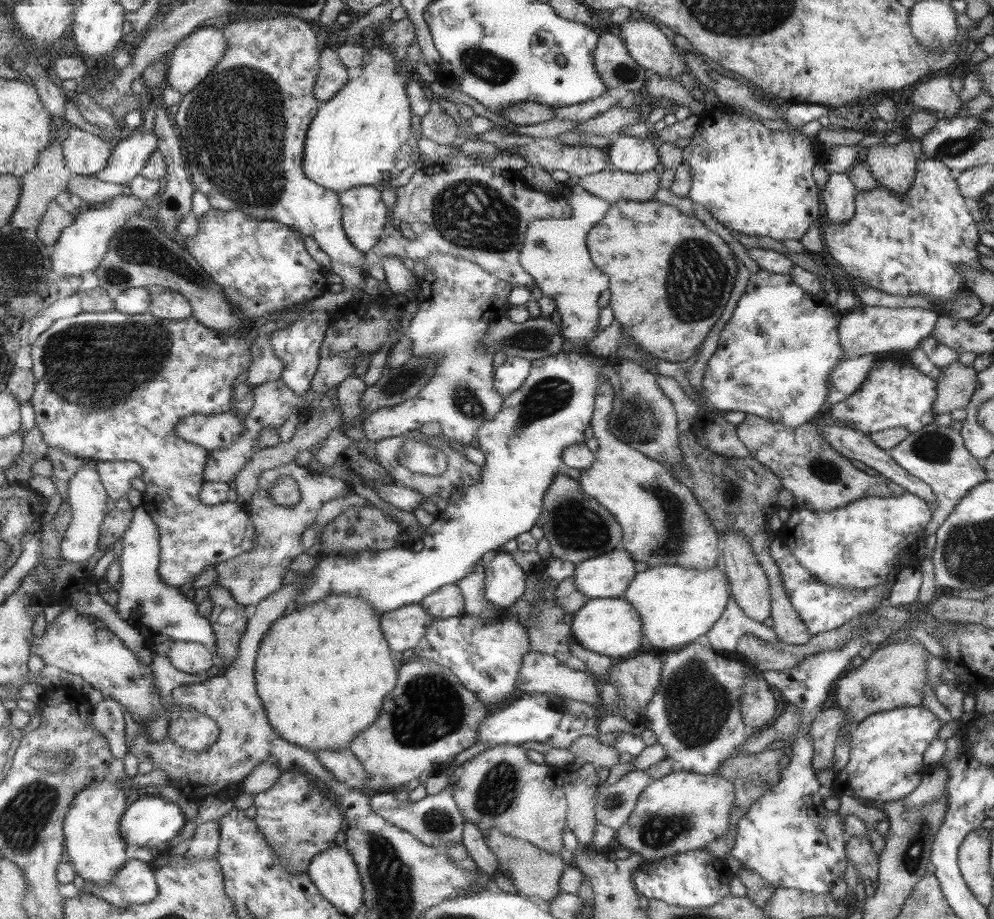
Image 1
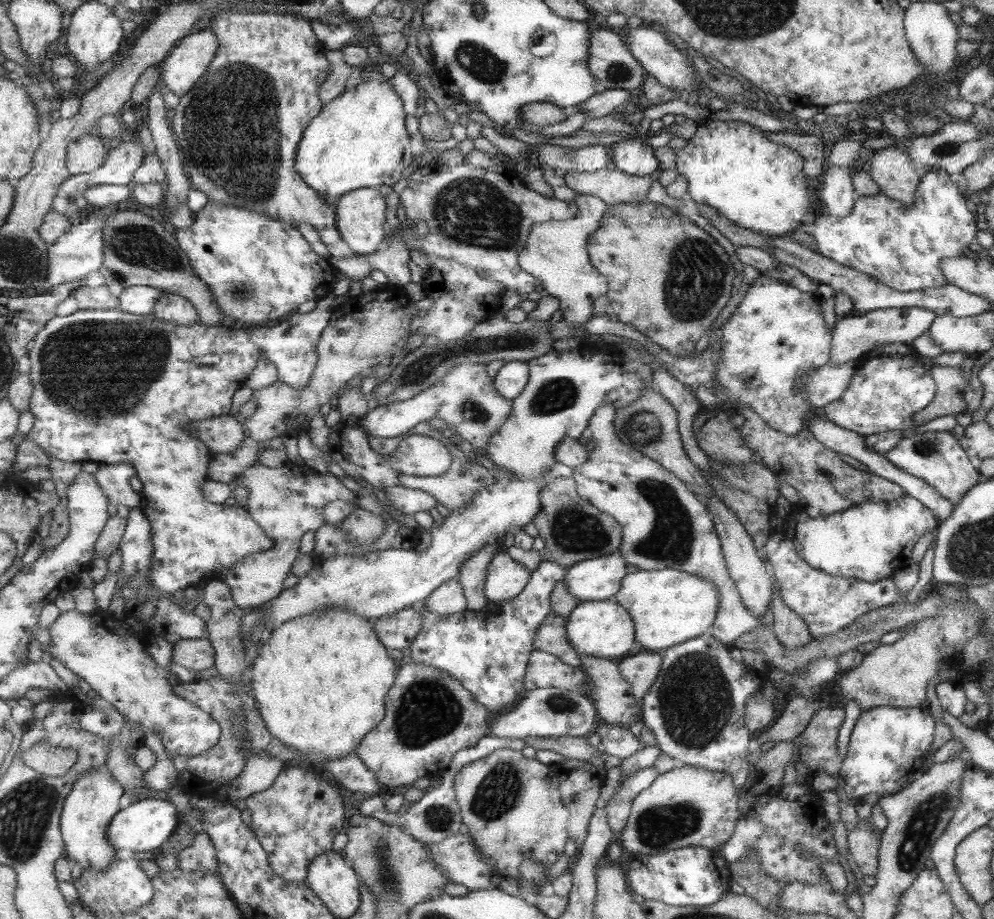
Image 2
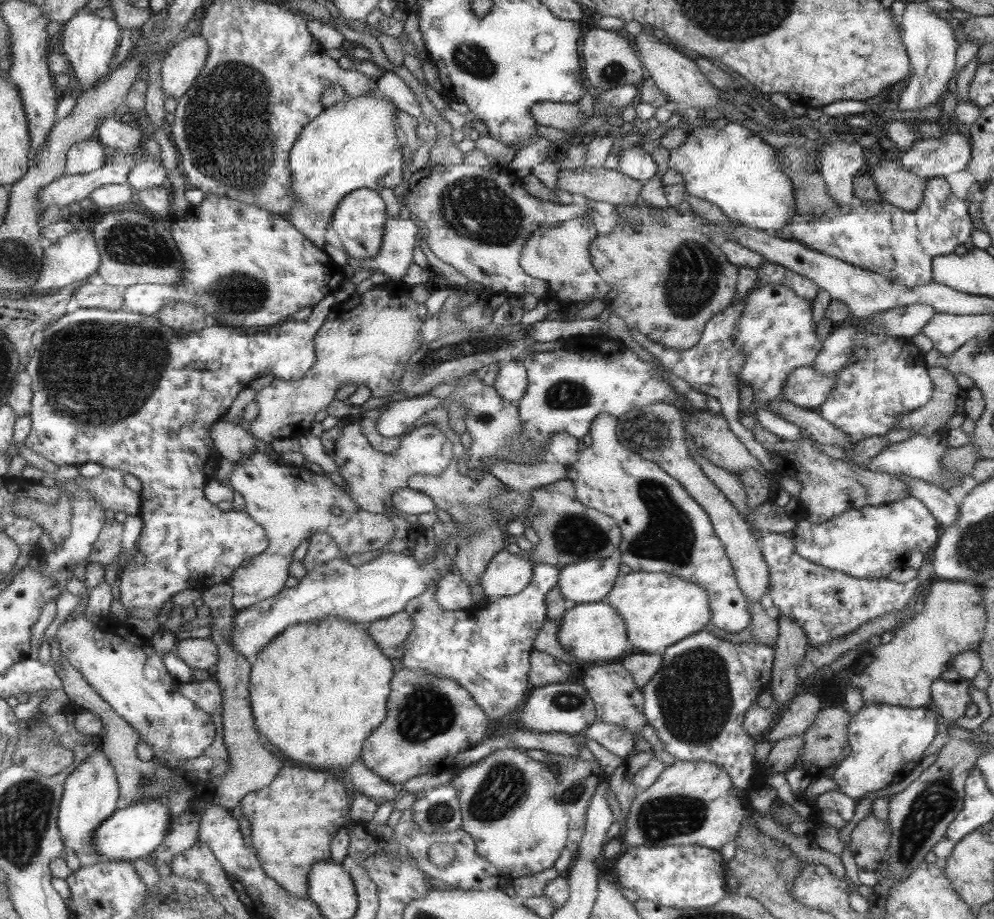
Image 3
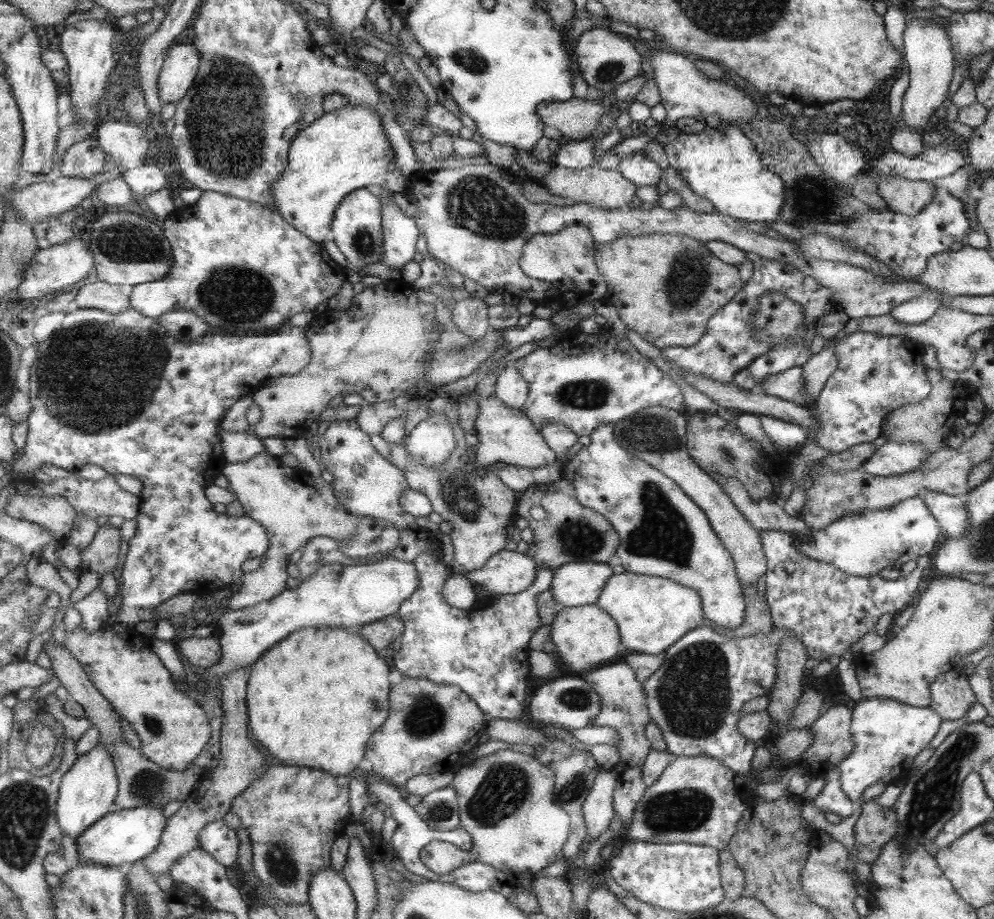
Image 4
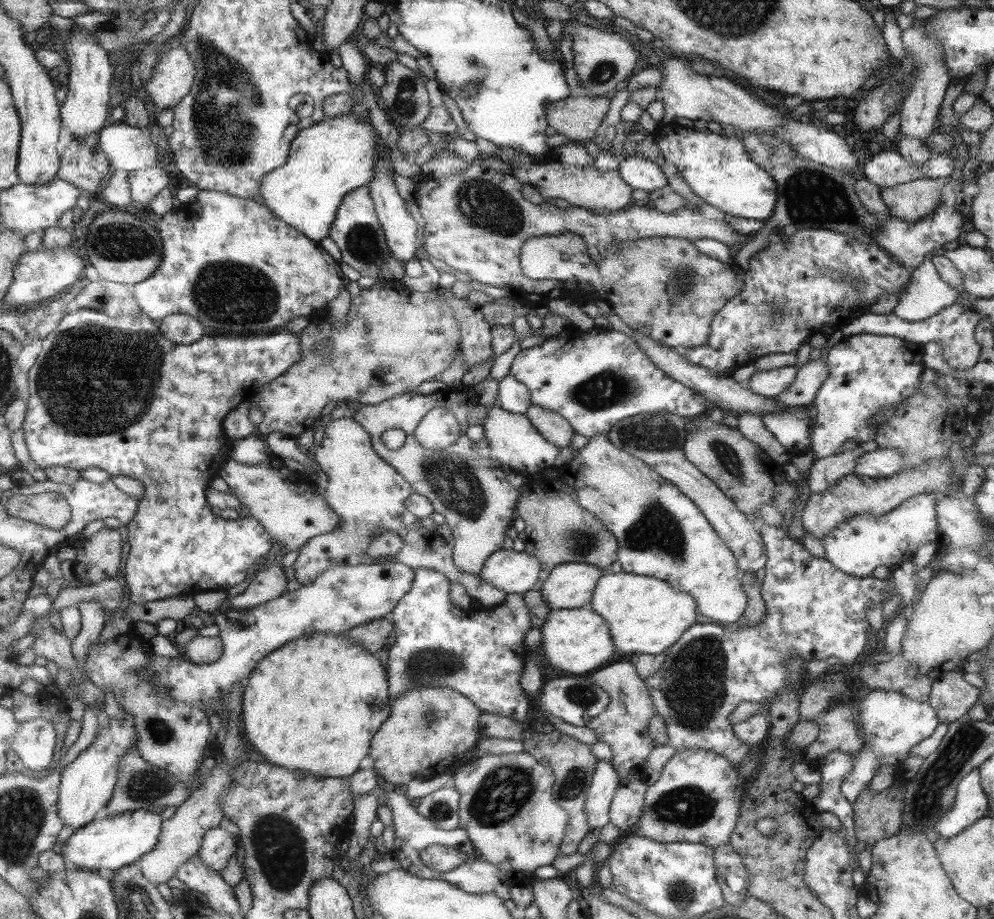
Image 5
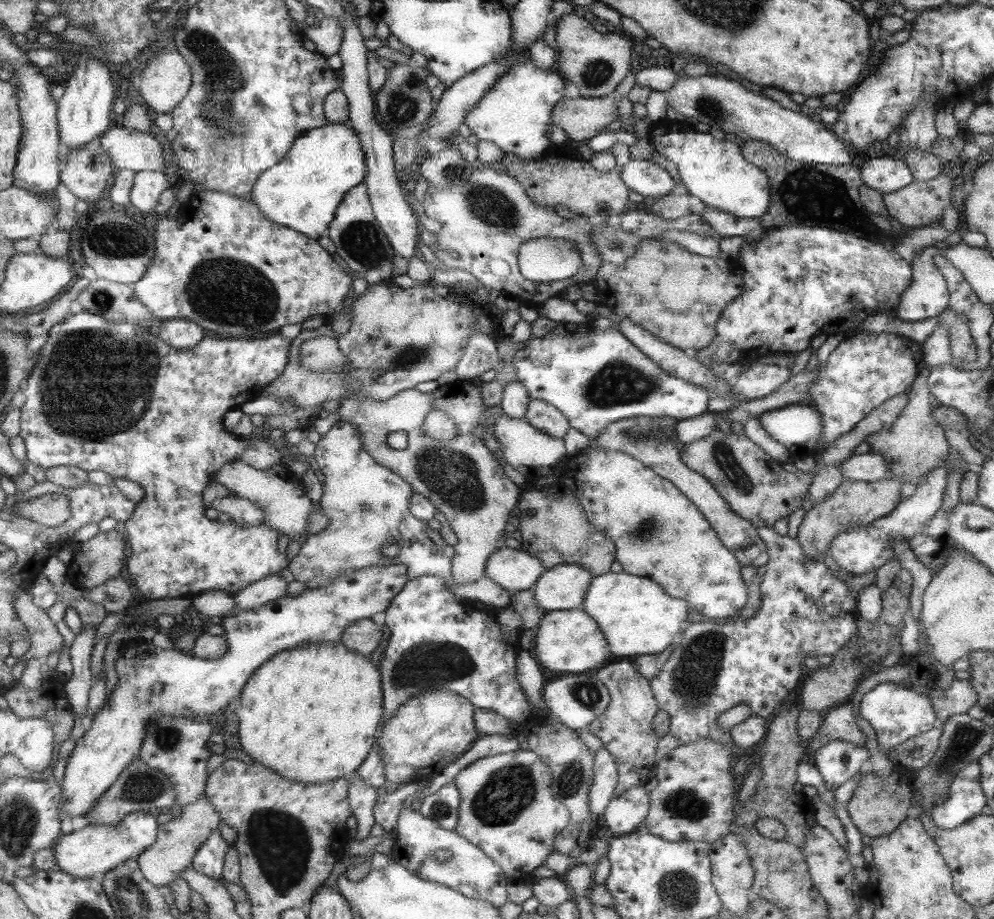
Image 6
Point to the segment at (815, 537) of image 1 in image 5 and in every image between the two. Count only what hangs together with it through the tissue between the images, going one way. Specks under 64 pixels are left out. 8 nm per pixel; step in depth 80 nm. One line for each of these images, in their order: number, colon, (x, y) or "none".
2: (867, 542)
3: (869, 542)
4: (862, 543)
5: (857, 545)

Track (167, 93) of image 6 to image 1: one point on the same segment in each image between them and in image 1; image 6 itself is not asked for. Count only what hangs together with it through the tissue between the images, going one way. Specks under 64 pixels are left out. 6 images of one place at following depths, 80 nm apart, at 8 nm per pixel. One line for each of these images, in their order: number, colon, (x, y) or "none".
1: (194, 57)
2: (190, 59)
3: (185, 62)
4: (180, 69)
5: (173, 78)

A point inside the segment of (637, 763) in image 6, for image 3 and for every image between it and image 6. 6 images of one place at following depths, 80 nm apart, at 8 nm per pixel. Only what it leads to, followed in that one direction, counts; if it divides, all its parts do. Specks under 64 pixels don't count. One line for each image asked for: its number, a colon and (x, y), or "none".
3: (618, 701)
4: (623, 702)
5: (623, 725)

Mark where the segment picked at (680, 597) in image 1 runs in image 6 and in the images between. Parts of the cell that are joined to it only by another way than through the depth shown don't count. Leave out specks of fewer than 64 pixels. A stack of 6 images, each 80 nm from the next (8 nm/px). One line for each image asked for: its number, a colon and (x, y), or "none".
2: (668, 606)
3: (658, 610)
4: (651, 612)
5: (645, 615)
6: (637, 617)

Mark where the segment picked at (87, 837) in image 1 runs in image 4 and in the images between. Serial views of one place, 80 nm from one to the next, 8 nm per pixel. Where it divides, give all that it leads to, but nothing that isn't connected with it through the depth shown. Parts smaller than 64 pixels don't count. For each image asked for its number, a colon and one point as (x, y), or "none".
2: (93, 804)
3: (91, 792)
4: (90, 787)

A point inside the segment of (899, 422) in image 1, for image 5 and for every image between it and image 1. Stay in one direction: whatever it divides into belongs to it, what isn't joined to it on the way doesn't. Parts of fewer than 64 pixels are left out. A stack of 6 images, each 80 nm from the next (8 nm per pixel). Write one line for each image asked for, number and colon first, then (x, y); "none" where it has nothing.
2: (889, 384)
3: (883, 377)
4: (876, 374)
5: (865, 372)

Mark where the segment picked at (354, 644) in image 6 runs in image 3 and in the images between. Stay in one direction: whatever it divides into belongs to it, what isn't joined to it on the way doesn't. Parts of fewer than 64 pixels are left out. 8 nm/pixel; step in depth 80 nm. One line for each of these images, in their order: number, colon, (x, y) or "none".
3: (393, 631)
4: (380, 634)
5: (372, 635)

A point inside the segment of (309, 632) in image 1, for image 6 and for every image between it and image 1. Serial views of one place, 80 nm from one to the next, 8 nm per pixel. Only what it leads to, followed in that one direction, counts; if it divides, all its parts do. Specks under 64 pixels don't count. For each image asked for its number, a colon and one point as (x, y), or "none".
2: (321, 681)
3: (318, 691)
4: (316, 699)
5: (315, 705)
6: (313, 714)

